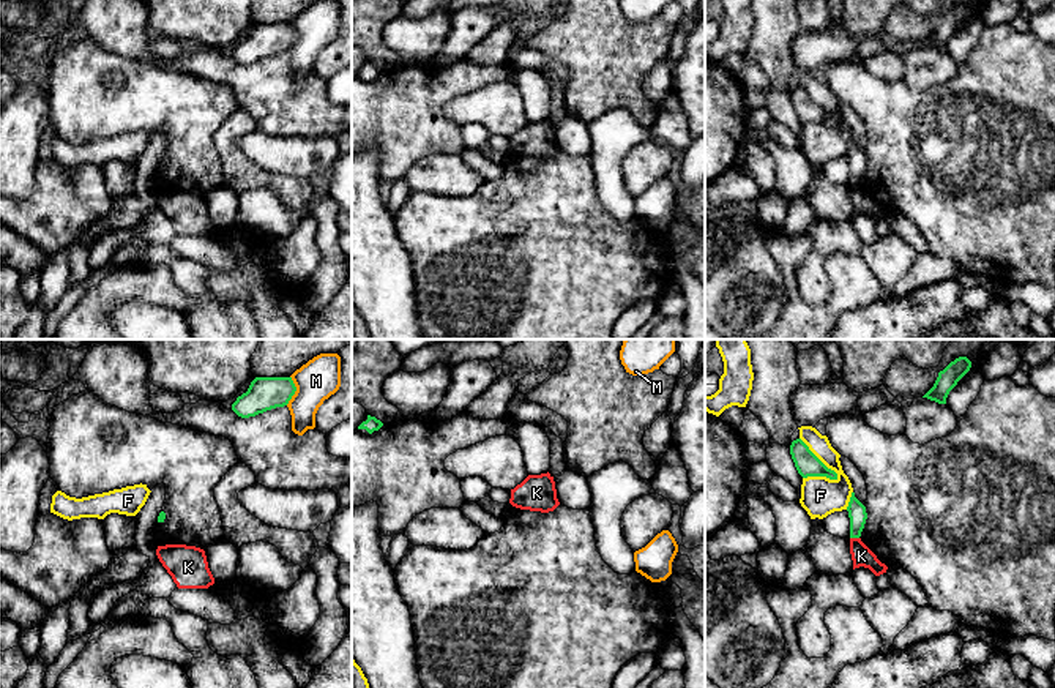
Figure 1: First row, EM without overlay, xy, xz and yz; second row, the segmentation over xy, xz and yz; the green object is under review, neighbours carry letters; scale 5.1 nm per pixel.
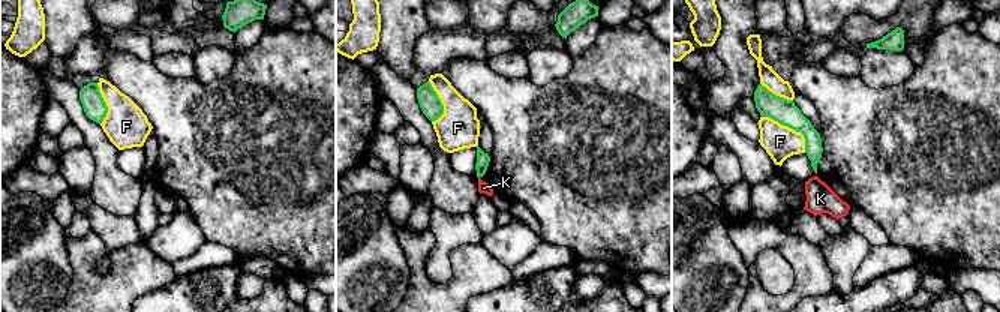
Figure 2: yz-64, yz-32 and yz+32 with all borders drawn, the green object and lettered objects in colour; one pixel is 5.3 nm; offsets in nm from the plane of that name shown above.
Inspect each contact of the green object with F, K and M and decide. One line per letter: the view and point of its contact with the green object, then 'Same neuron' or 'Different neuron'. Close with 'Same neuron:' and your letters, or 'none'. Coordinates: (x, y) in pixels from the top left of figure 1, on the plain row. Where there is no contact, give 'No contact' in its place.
F: Touches green at yz (819, 106). Different neuron
K: Touches green at yz (855, 183). Different neuron
M: Touches green at xy (295, 37). Different neuron
Same neuron: none

